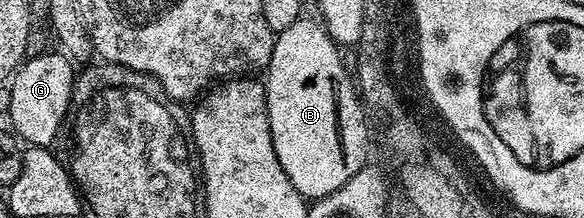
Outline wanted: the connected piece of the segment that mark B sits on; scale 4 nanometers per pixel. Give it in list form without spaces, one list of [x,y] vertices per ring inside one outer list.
[[[302,17],[298,21],[294,21],[294,25],[290,25],[290,29],[279,32],[279,34],[276,35],[276,44],[274,45],[272,56],[266,68],[266,76],[268,75],[268,79],[265,78],[263,80],[264,92],[266,93],[266,105],[268,106],[268,120],[270,121],[270,133],[272,134],[272,146],[276,148],[278,161],[282,165],[286,177],[290,177],[294,189],[298,189],[298,193],[308,201],[315,201],[326,197],[330,193],[334,193],[334,189],[342,189],[342,185],[346,185],[346,181],[350,181],[350,177],[354,177],[354,173],[361,171],[369,162],[367,123],[369,120],[366,118],[366,112],[362,106],[358,88],[353,76],[350,74],[349,68],[347,71],[347,69],[344,68],[343,61],[340,60],[340,54],[342,54],[341,48],[330,38],[323,26],[321,26],[315,18],[313,19],[314,20],[308,19],[308,17]]]

